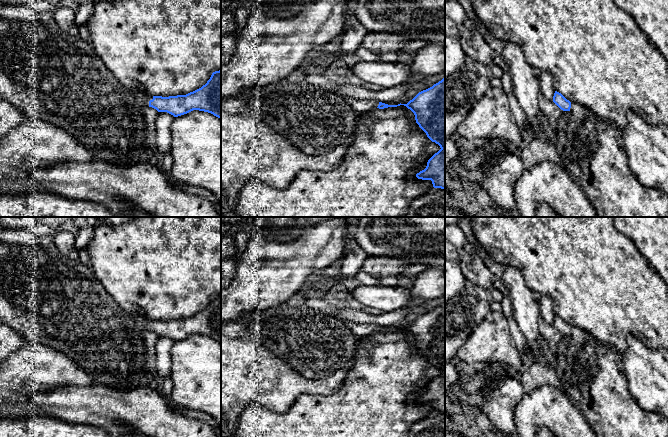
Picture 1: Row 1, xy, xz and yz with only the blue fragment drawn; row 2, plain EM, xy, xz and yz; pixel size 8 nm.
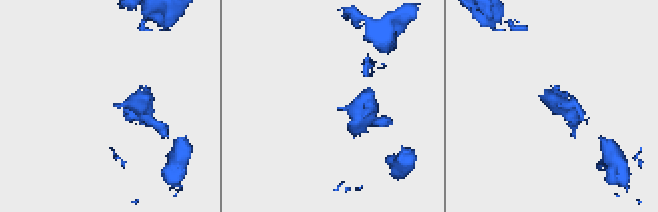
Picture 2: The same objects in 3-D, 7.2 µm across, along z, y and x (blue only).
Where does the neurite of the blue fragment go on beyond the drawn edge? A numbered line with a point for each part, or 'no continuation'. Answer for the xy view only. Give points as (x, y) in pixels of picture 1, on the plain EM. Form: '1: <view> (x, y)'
1: xy (144, 322)

